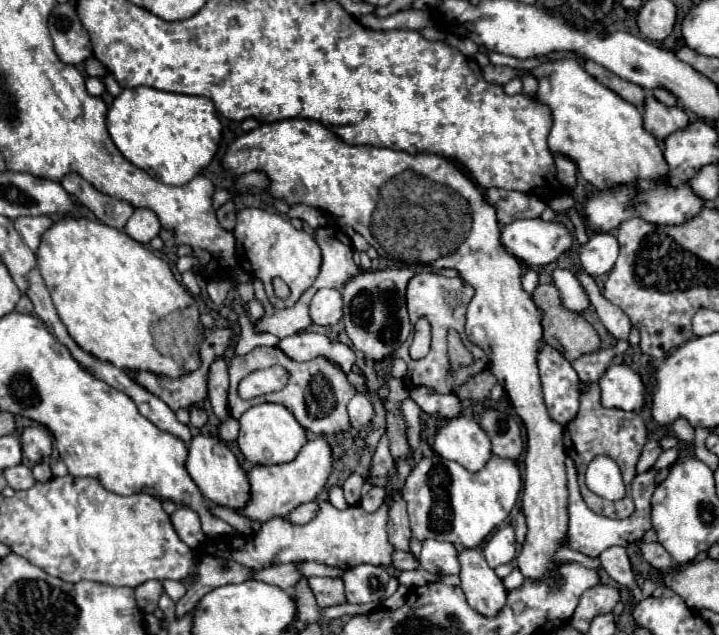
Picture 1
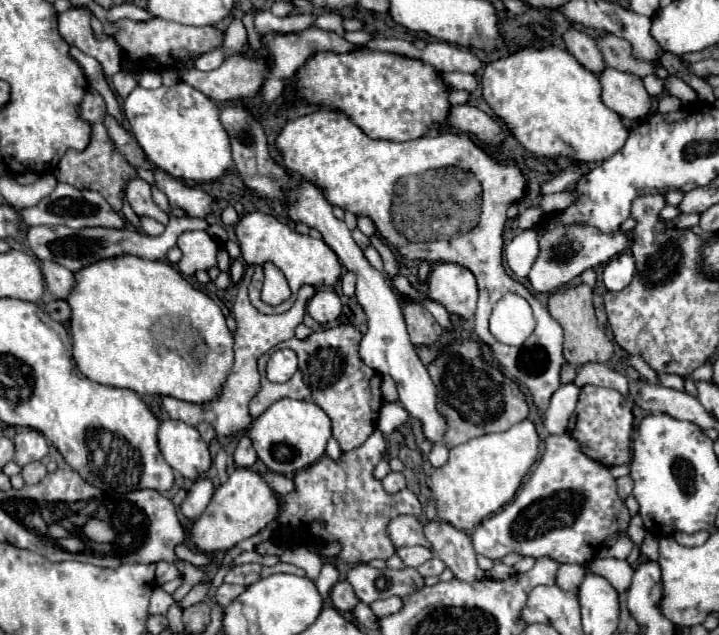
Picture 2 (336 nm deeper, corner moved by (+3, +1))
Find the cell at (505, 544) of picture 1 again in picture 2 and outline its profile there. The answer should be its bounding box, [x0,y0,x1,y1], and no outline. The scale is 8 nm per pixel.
[471,434,629,566]

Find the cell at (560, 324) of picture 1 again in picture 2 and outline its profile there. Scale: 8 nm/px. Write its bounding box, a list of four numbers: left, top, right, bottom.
[547,284,613,366]

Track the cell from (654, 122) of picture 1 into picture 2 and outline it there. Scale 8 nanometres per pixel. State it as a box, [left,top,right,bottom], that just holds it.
[599,68,651,120]

